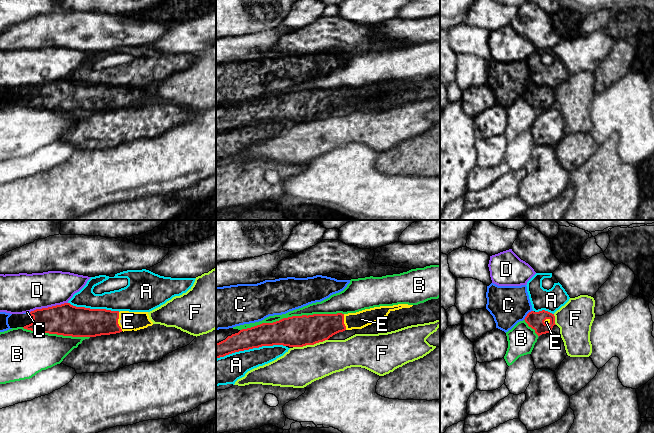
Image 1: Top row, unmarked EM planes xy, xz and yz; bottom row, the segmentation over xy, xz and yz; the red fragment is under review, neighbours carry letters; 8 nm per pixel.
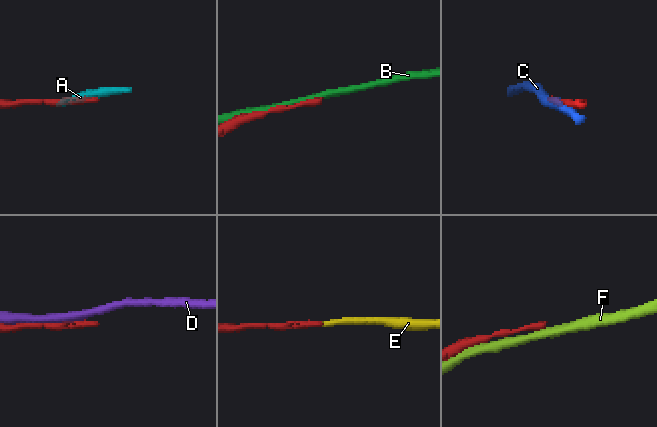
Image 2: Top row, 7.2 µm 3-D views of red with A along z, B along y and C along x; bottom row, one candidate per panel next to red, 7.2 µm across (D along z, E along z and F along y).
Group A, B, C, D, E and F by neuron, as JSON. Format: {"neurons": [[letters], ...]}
{"neurons": [["A"], ["B"], ["C"], ["D"], ["E"], ["F"]]}

